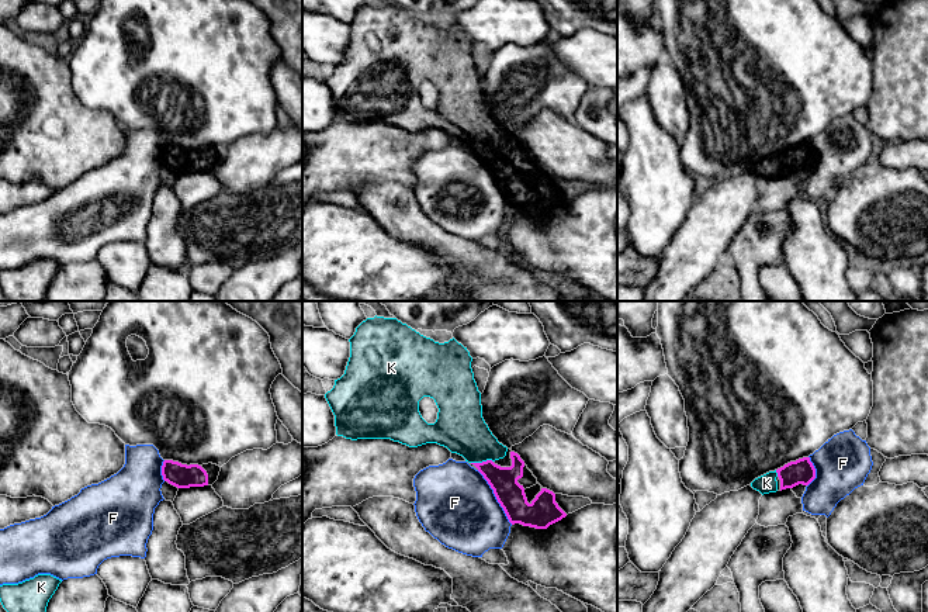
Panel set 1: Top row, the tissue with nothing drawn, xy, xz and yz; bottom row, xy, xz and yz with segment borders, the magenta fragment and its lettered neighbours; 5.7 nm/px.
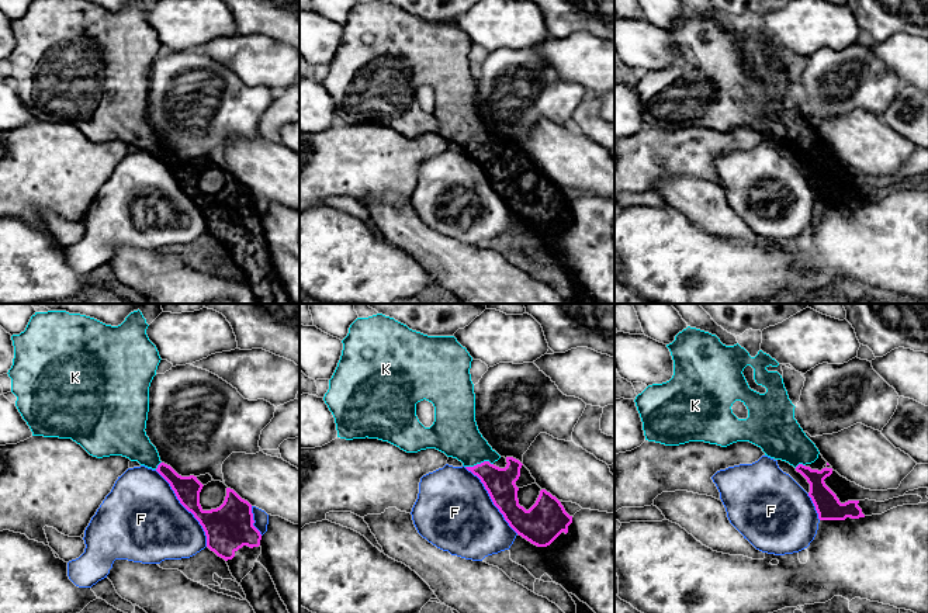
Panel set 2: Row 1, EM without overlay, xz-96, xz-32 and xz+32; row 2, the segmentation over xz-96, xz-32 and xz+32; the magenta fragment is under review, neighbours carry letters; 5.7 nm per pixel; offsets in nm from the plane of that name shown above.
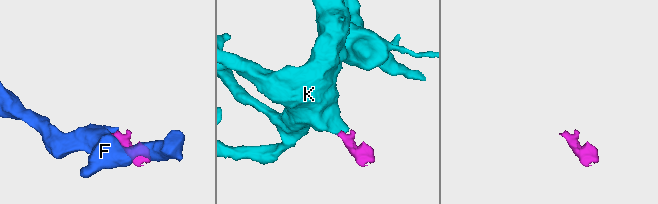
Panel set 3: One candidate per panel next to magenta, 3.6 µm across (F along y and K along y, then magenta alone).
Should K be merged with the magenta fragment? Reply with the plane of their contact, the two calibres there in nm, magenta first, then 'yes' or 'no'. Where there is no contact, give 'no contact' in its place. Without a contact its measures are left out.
meets magenta in xz; 160 nm thick on the magenta side, 280 nm on the other; yes

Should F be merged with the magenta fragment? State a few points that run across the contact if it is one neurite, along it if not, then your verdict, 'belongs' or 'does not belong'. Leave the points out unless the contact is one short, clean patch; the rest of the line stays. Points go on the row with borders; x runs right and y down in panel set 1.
does not belong

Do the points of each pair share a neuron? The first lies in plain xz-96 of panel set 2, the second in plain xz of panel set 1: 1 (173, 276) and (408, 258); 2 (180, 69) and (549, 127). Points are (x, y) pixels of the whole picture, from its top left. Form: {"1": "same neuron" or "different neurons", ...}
{"1": "different neurons", "2": "different neurons"}

